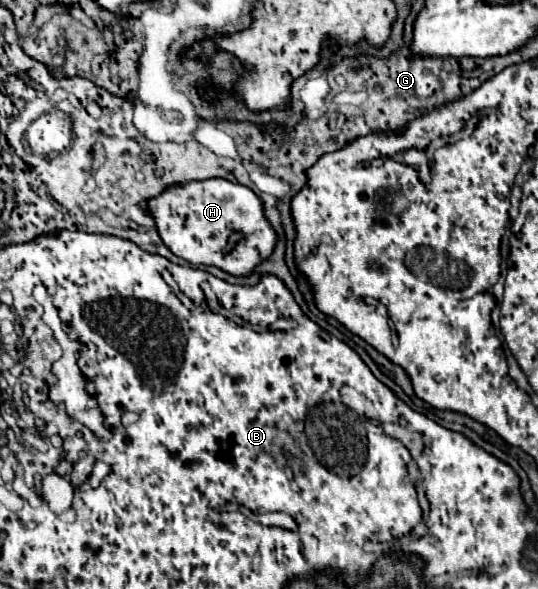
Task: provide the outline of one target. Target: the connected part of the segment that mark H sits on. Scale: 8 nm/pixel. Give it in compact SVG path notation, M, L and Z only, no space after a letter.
M207 178L207 180L191 180L175 186L167 186L163 194L147 200L147 210L155 222L155 228L163 240L163 244L179 258L189 264L205 264L217 266L233 276L245 276L253 272L253 268L263 262L275 246L275 232L263 216L261 200L247 186L233 184L223 178Z

